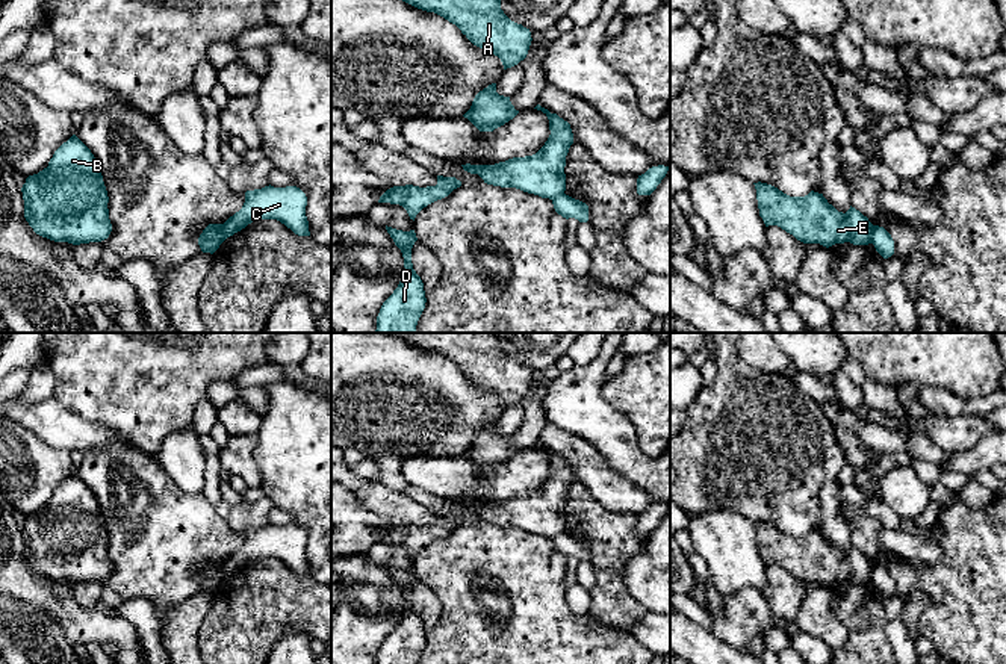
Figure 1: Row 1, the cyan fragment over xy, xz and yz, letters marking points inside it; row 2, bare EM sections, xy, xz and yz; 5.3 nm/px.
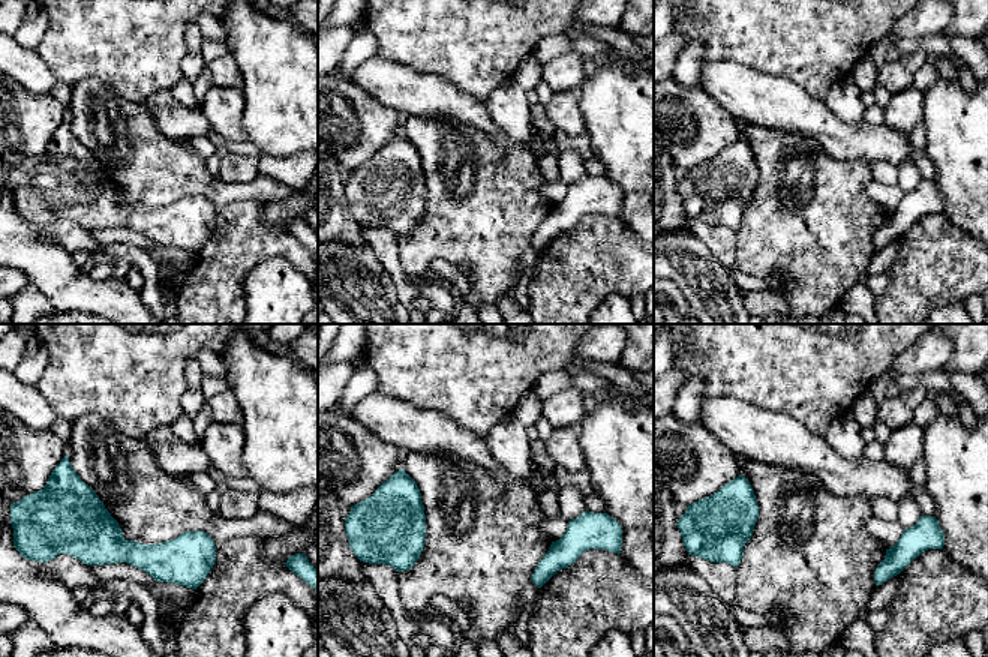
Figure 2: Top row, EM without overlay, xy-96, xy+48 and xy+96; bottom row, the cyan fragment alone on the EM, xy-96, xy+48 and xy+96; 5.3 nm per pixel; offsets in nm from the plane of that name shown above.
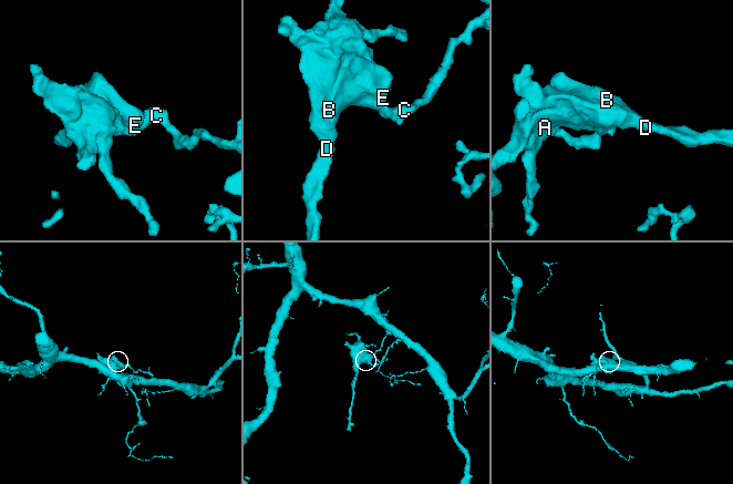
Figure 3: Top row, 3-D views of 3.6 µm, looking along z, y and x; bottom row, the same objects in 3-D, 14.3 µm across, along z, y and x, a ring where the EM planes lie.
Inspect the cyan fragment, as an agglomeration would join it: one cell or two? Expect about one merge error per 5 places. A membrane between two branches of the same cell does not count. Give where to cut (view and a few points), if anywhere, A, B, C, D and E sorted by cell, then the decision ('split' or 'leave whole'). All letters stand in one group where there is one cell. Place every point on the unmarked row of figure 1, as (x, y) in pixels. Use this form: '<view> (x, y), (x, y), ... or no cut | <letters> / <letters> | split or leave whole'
xy (223, 563), (220, 581) | A B D E / C | split

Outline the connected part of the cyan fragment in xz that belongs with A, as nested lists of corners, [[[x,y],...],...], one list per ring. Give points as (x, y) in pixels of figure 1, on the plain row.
[[[381,333],[418,348],[434,351],[455,363],[477,386],[498,395],[504,408],[528,393],[531,371],[501,348],[499,333]]]

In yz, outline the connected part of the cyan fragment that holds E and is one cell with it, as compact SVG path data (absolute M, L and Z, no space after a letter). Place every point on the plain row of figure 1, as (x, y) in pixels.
M758 520L753 523L756 528L759 555L765 566L778 564L803 582L820 582L826 587L844 581L853 584L871 582L873 563L852 545L846 552L843 552L829 543L823 532L814 529L805 535L790 535L767 522Z

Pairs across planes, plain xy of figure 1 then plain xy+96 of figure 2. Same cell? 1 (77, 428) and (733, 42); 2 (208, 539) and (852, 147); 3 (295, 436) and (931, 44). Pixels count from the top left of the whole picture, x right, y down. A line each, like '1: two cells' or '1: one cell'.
1: two cells
2: two cells
3: two cells

